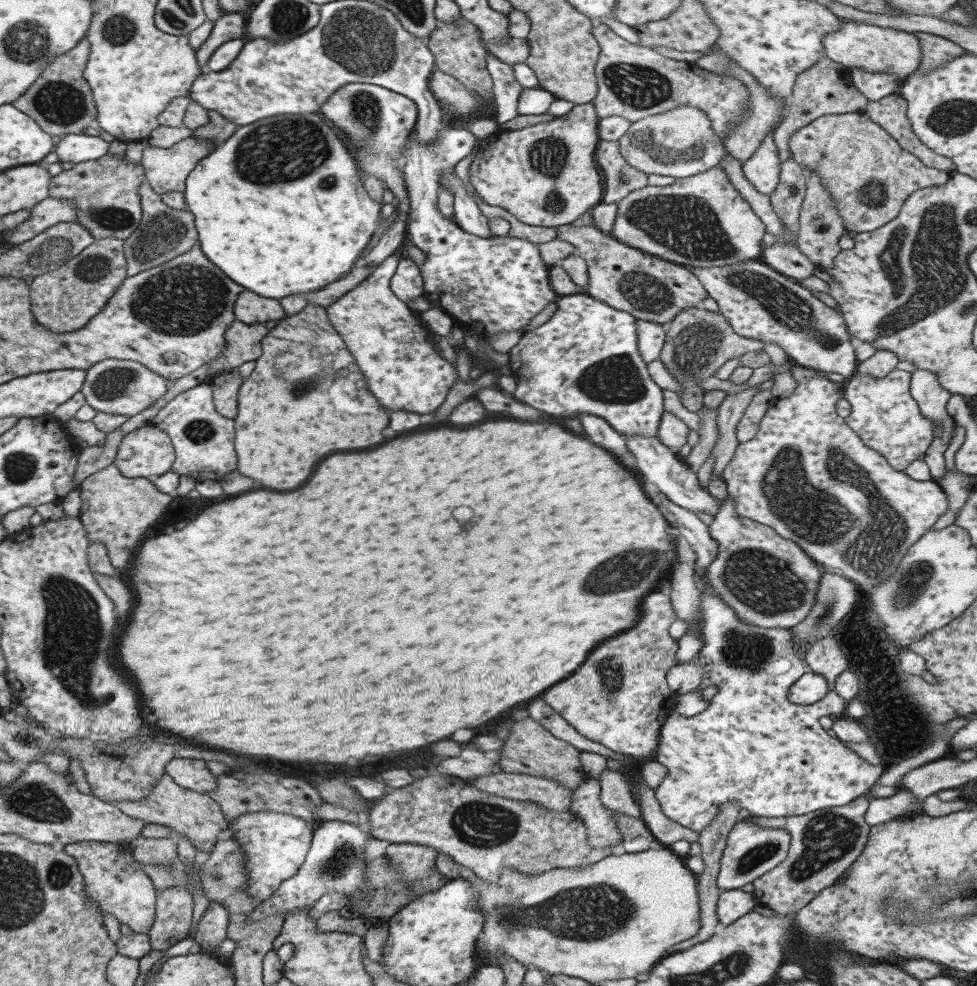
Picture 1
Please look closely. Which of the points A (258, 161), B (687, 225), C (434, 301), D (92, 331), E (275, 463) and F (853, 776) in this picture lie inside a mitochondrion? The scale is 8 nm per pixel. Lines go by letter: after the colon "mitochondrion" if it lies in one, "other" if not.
A: mitochondrion
B: mitochondrion
C: other
D: other
E: other
F: other

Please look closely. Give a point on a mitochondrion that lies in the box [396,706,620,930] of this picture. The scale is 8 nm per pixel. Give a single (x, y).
(481, 824)

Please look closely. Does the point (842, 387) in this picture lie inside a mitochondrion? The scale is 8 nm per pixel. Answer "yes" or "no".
no

